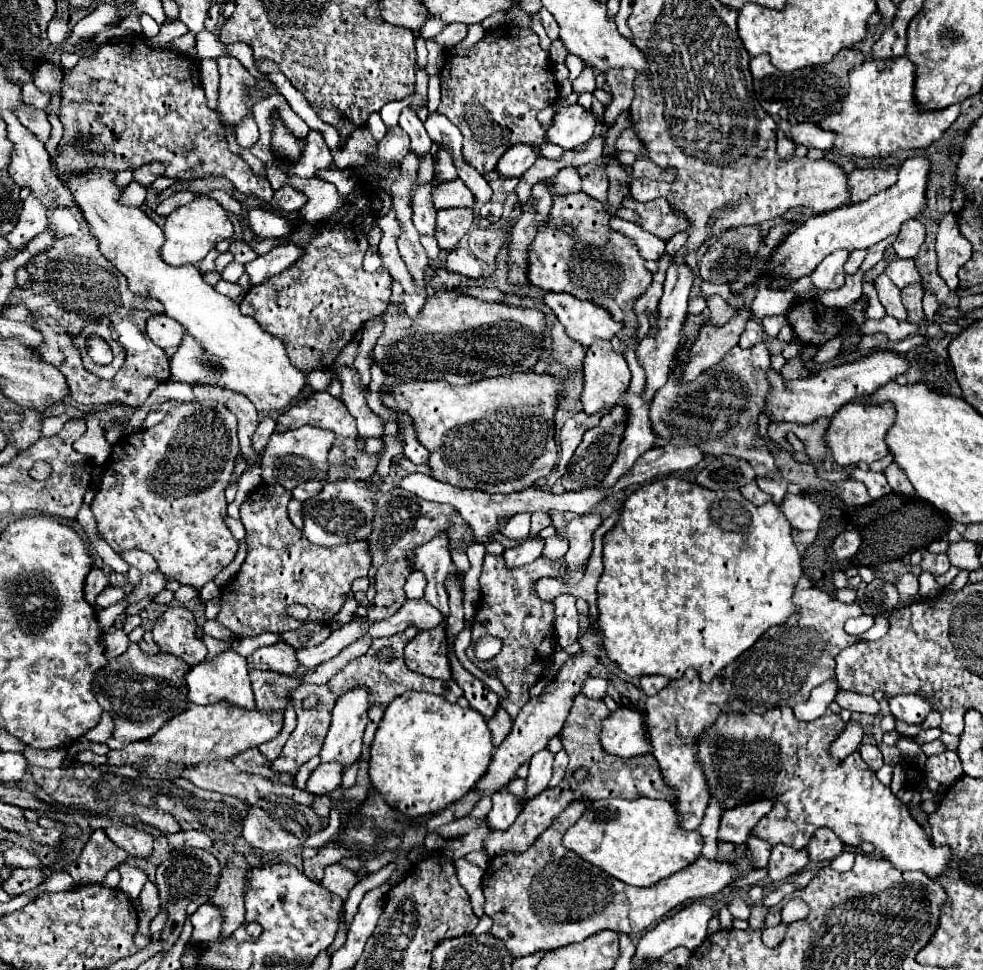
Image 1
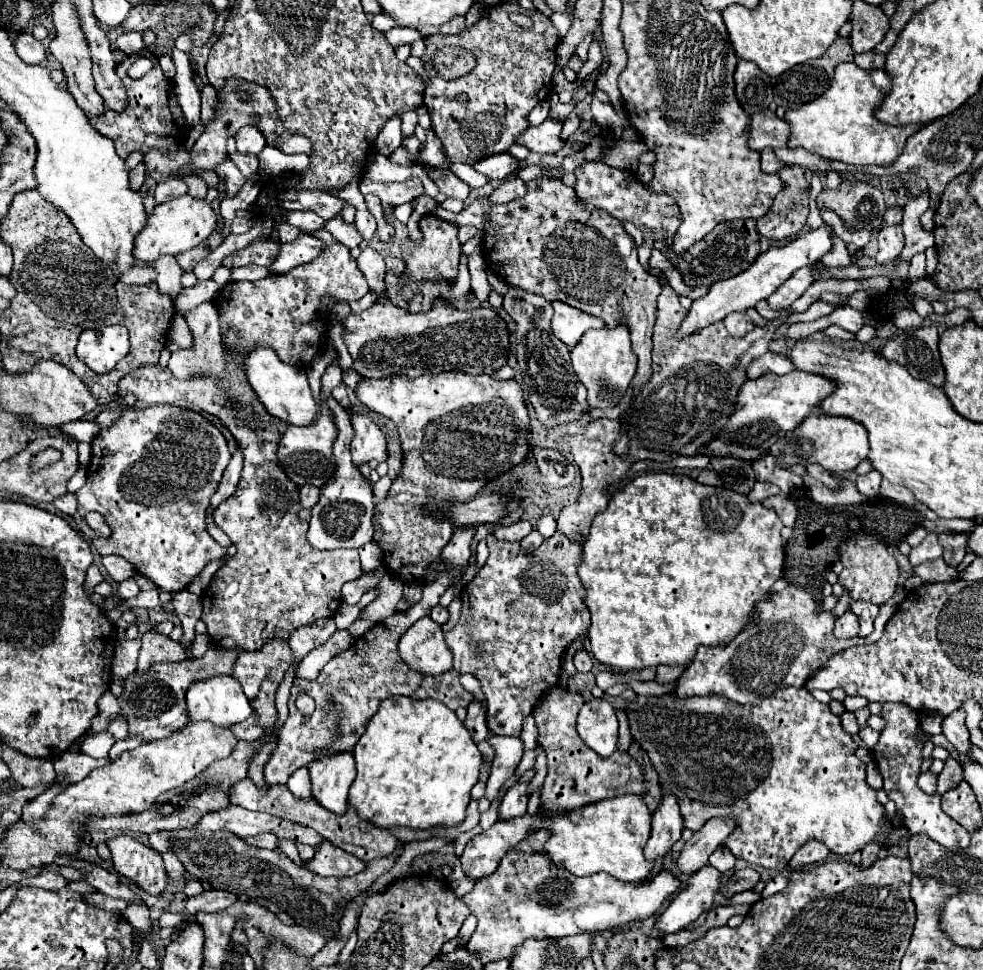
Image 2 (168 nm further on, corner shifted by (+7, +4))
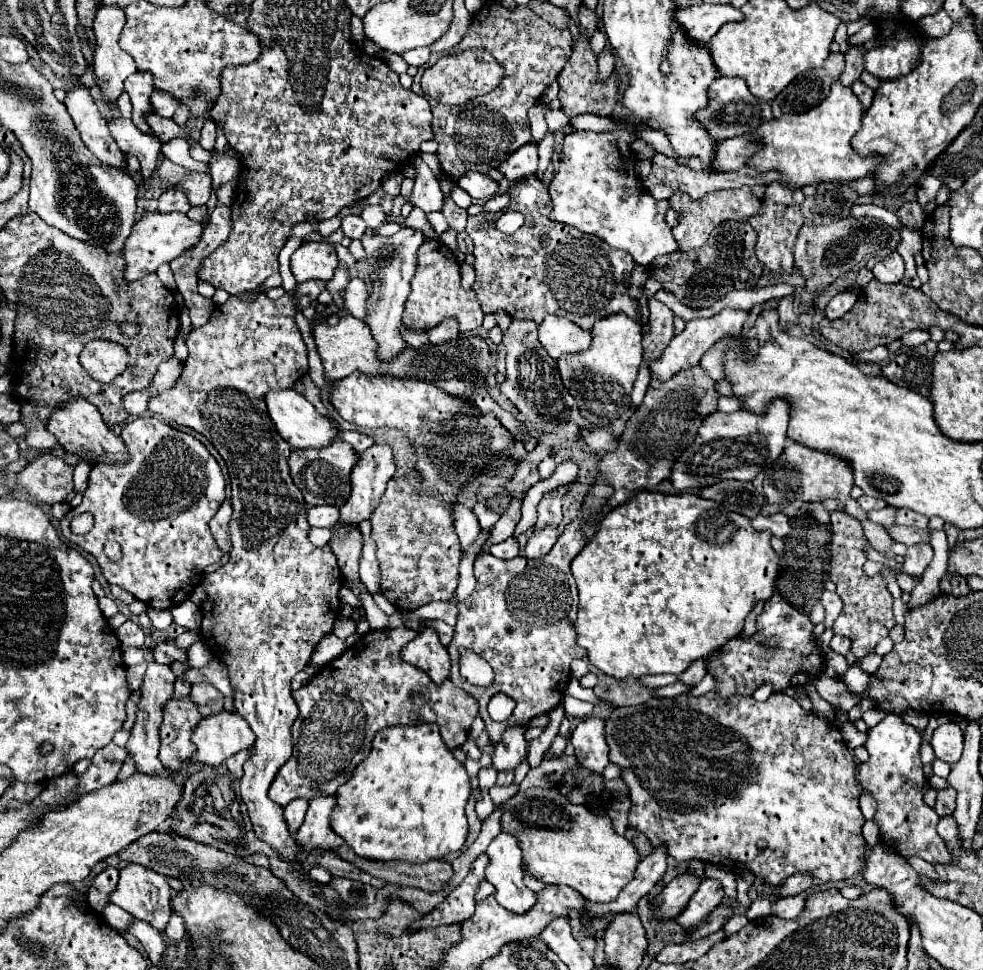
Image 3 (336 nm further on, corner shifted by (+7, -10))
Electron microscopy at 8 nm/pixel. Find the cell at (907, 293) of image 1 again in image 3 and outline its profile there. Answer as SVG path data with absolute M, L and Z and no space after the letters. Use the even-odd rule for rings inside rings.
M911 331L911 333L901 337L901 343L905 347L919 347L919 345L923 345L927 341L929 341L929 333L927 331Z

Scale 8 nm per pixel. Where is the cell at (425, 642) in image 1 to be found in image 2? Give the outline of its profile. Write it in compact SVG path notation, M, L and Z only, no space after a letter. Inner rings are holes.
M423 617L407 629L407 633L399 639L399 655L407 665L415 667L427 675L439 675L451 669L451 649L443 639L443 631L435 621Z

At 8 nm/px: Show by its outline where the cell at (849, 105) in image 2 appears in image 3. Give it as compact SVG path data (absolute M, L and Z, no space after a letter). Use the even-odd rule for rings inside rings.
M837 81L835 87L831 87L831 95L819 107L761 123L753 135L763 141L763 149L755 153L747 165L757 167L759 171L781 171L783 183L791 189L799 189L815 181L855 181L871 177L877 171L877 165L883 163L883 155L863 157L851 147L851 139L861 129L863 115L865 107L851 87L843 87Z

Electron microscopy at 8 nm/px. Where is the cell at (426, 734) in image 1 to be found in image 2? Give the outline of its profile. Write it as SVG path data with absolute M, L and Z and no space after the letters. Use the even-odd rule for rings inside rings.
M389 697L379 707L379 713L369 721L367 731L353 749L357 777L349 789L347 805L357 811L363 821L375 827L459 827L465 819L465 809L471 801L471 789L479 777L481 753L471 741L471 733L441 701L411 701L409 697Z

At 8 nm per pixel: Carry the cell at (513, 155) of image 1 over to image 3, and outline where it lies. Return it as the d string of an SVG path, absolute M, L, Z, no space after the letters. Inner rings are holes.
M467 171L467 175L457 181L457 185L463 187L473 199L491 199L499 191L499 183L495 179L475 171Z

